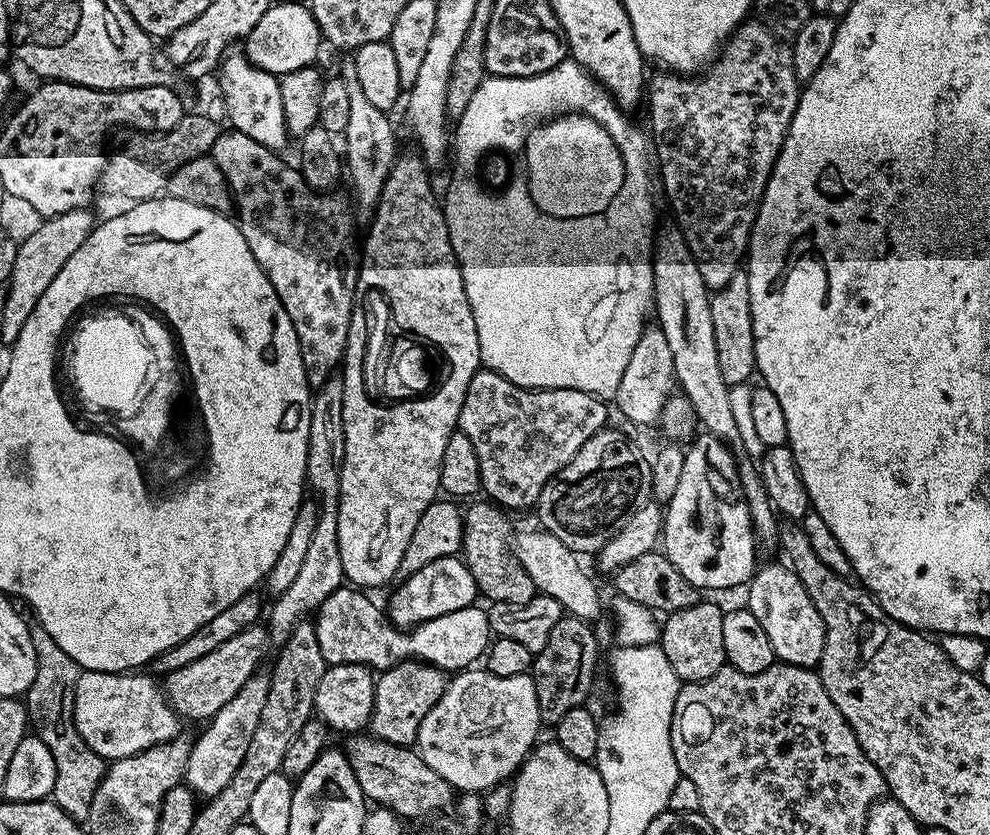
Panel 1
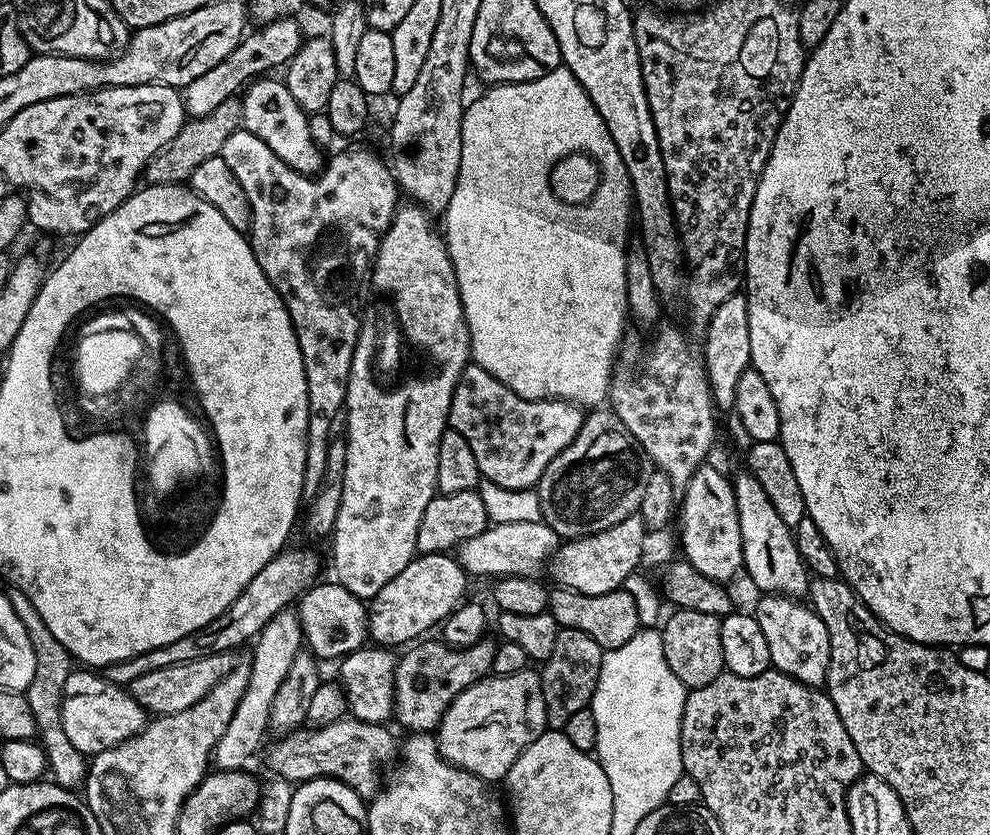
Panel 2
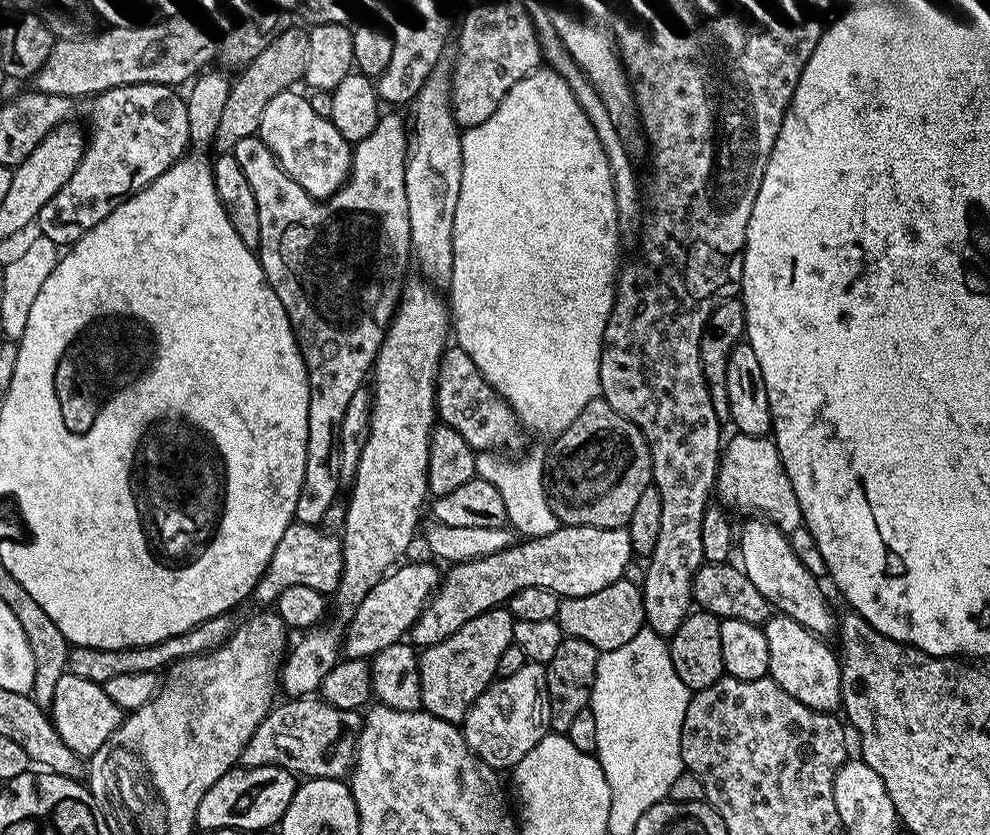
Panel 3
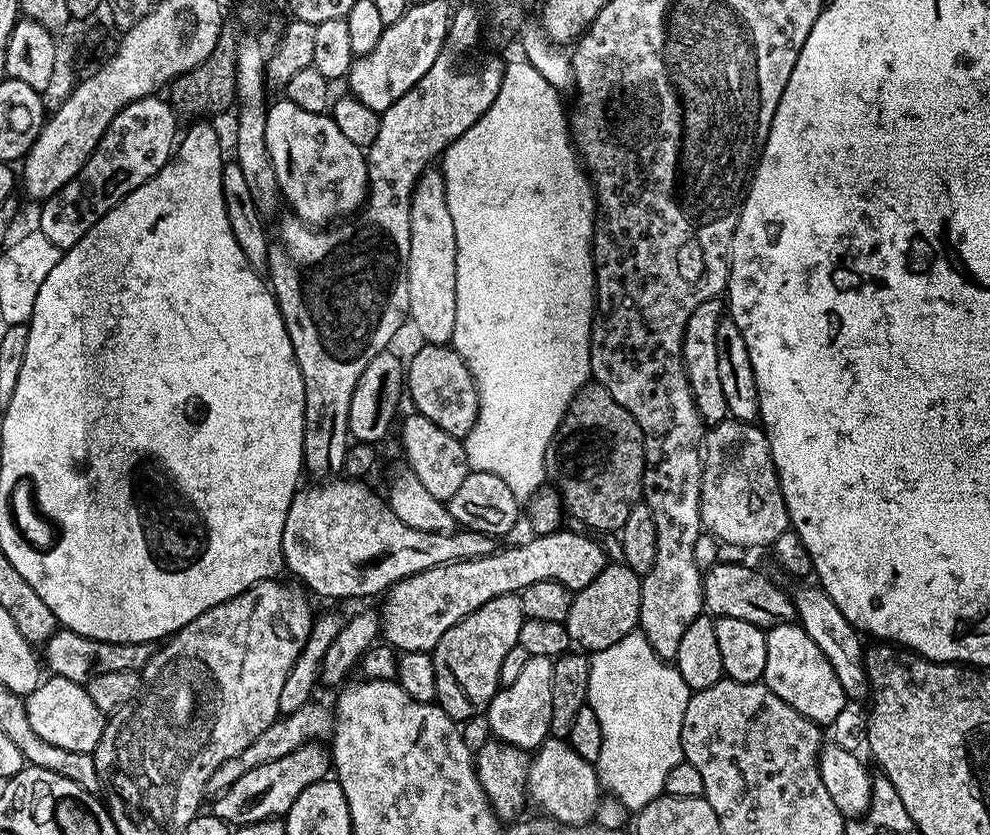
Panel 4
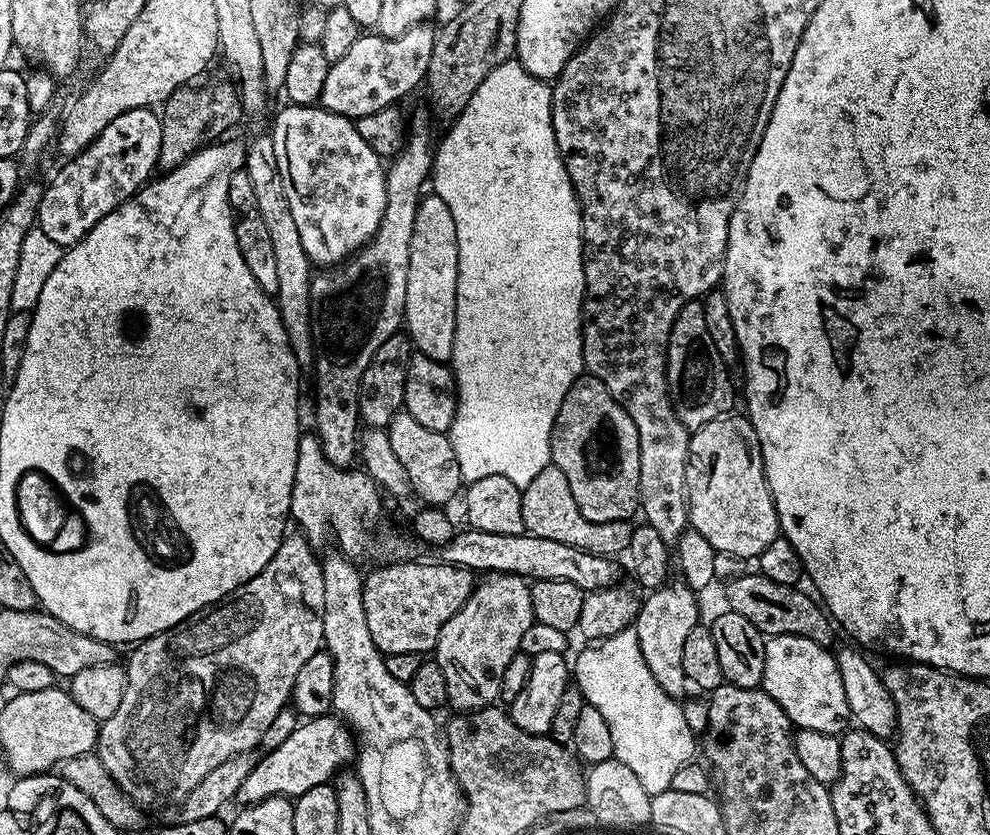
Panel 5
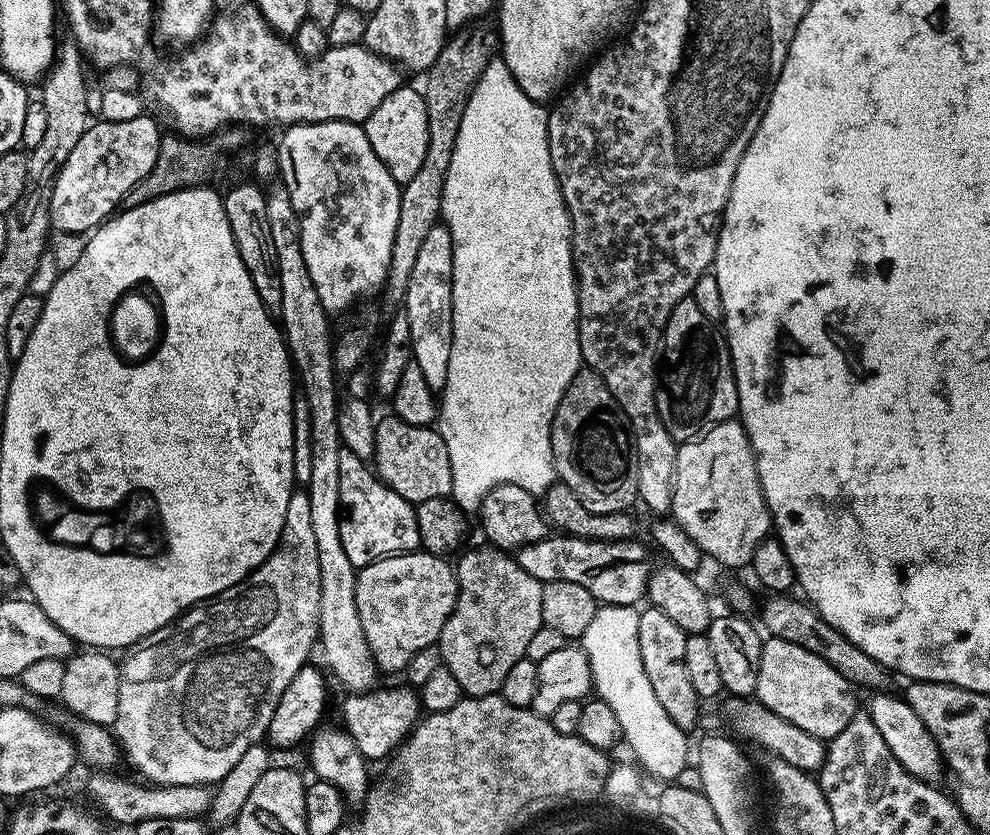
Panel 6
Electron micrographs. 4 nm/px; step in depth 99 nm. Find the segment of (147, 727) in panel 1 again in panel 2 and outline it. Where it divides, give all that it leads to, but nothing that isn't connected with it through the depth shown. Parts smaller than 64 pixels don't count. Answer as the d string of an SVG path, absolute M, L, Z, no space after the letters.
M73 670L70 678L66 678L62 730L66 730L66 738L70 738L74 750L78 750L85 758L94 757L102 750L110 750L126 742L131 736L138 735L145 723L145 710L132 697L131 691L109 680L107 675L92 670Z

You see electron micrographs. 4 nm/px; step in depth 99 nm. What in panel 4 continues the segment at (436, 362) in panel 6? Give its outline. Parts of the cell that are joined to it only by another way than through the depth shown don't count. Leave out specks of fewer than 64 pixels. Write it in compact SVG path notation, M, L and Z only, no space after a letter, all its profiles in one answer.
M439 167L427 168L420 175L412 195L410 206L410 258L406 270L406 282L410 286L410 324L416 327L419 338L425 344L451 345L454 322L458 314L456 301L456 239L454 238L454 218L450 218L450 206L446 202L446 182Z

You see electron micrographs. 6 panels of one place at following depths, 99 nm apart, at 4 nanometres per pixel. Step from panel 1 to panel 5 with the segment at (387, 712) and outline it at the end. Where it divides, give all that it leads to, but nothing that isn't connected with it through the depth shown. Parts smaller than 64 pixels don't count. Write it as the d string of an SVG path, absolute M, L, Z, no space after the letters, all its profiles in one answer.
M490 572L475 581L470 598L466 598L458 614L454 614L454 618L442 626L434 649L434 658L438 666L442 666L442 674L446 677L448 704L456 707L457 713L471 714L479 708L495 705L500 700L502 673L506 671L506 666L510 666L510 658L520 652L522 636L533 622L530 584L525 577L509 572Z

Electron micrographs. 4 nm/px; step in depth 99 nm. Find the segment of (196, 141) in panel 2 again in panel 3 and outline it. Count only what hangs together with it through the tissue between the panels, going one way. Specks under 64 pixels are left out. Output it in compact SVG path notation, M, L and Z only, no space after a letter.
M285 27L277 31L272 41L244 68L239 69L237 80L231 81L226 106L222 106L222 114L218 118L218 130L214 137L215 151L220 154L231 153L242 142L242 138L250 138L260 131L262 110L266 110L266 102L274 98L274 94L289 91L296 83L301 83L306 60L307 31L299 32L296 28Z

